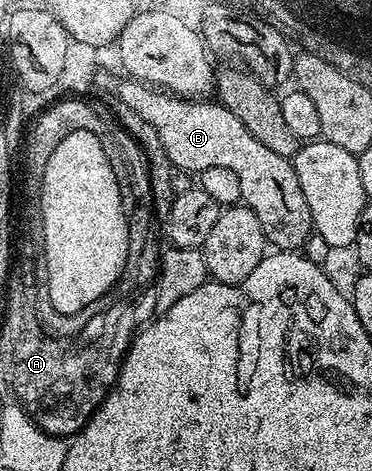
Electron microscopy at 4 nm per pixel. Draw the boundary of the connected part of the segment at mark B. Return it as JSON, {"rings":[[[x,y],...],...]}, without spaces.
{"rings":[[[124,80],[117,85],[118,100],[133,107],[152,124],[154,136],[158,137],[176,170],[229,167],[229,171],[237,175],[237,183],[241,183],[242,204],[257,215],[257,223],[261,223],[268,246],[279,251],[304,248],[313,234],[311,212],[309,203],[305,203],[305,195],[301,195],[295,166],[288,158],[277,155],[277,151],[269,151],[265,143],[257,143],[257,139],[249,135],[245,123],[224,105],[195,105],[199,103],[191,99],[172,99],[141,81]]]}

